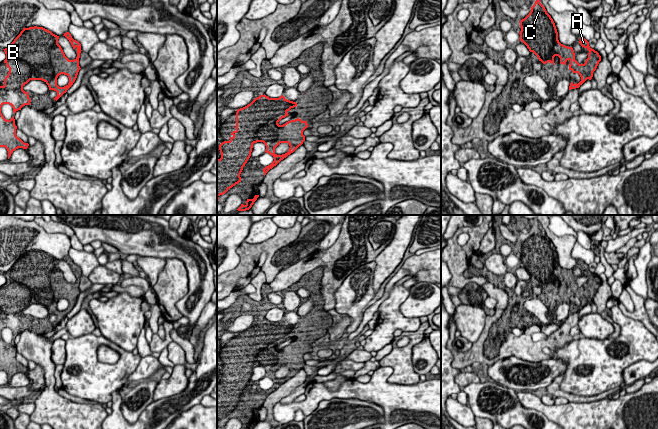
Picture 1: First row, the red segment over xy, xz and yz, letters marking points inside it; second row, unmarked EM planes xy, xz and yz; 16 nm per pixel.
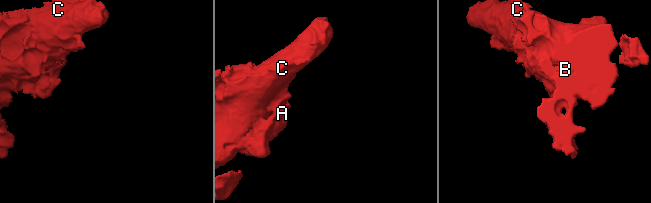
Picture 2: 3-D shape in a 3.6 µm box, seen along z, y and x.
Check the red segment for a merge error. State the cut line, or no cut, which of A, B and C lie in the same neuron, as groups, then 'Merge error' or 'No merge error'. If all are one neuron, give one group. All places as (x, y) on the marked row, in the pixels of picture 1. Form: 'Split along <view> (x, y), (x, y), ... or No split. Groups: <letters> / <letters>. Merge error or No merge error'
No split. Groups: A B C. No merge error

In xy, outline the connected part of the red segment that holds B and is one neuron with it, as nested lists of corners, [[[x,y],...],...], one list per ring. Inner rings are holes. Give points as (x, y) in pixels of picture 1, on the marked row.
[[[37,26],[23,28],[14,41],[3,49],[6,54],[4,63],[9,72],[4,79],[4,85],[0,86],[0,147],[7,149],[8,159],[16,149],[27,149],[29,144],[16,136],[14,116],[6,120],[1,113],[2,105],[11,105],[14,114],[23,106],[30,105],[28,92],[23,90],[23,86],[30,80],[44,81],[49,90],[57,92],[54,98],[57,101],[77,78],[81,69],[79,66],[81,44],[74,40],[69,32],[63,36],[69,40],[73,49],[77,49],[77,57],[74,60],[69,60],[65,56],[58,44],[59,36]],[[61,74],[69,78],[69,83],[64,87],[57,85],[57,78]]]

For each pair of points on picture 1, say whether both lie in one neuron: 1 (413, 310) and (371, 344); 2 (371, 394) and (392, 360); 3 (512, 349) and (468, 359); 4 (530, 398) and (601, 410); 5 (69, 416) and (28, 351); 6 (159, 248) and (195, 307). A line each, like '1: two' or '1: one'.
1: two
2: two
3: one
4: one
5: one
6: one

